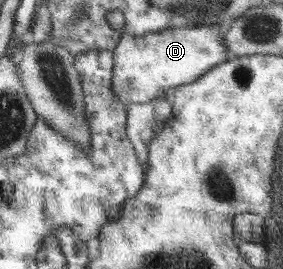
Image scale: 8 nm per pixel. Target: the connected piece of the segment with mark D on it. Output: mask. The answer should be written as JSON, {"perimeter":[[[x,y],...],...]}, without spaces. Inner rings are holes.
{"perimeter":[[[220,25],[173,27],[163,32],[149,32],[144,36],[121,36],[112,50],[114,65],[110,87],[113,96],[126,107],[130,104],[145,104],[160,96],[170,95],[177,86],[191,84],[209,69],[225,62],[232,56],[222,34],[219,34]]]}

